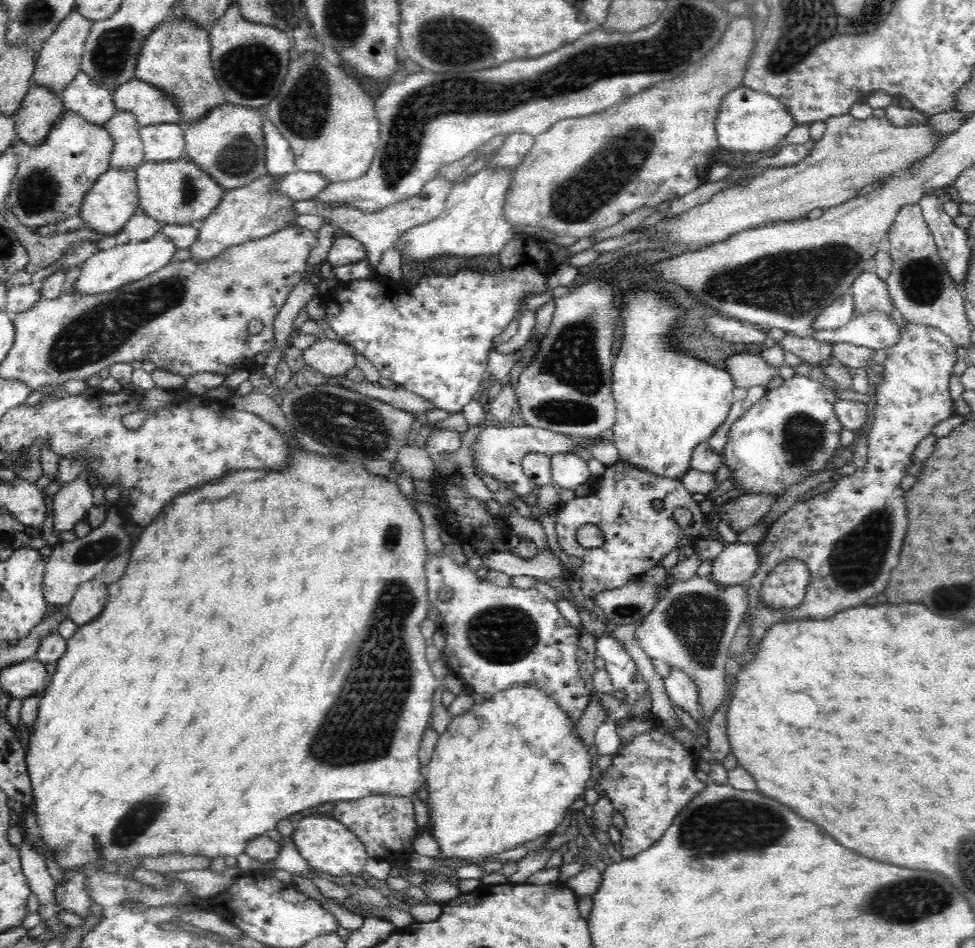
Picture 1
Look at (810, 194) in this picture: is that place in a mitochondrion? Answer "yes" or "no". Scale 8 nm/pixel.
no

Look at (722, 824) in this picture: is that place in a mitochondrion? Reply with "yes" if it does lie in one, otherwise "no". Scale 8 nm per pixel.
yes

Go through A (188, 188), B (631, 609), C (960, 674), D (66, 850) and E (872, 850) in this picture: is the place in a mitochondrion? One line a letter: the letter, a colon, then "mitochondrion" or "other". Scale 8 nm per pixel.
A: mitochondrion
B: mitochondrion
C: other
D: other
E: other

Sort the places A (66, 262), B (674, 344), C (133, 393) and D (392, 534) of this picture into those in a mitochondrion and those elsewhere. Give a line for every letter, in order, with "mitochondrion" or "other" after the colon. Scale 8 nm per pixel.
A: other
B: other
C: other
D: mitochondrion

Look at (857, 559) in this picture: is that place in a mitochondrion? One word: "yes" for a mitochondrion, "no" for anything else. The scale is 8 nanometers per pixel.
yes

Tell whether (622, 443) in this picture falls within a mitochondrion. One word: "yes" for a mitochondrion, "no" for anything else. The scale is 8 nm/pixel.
no

